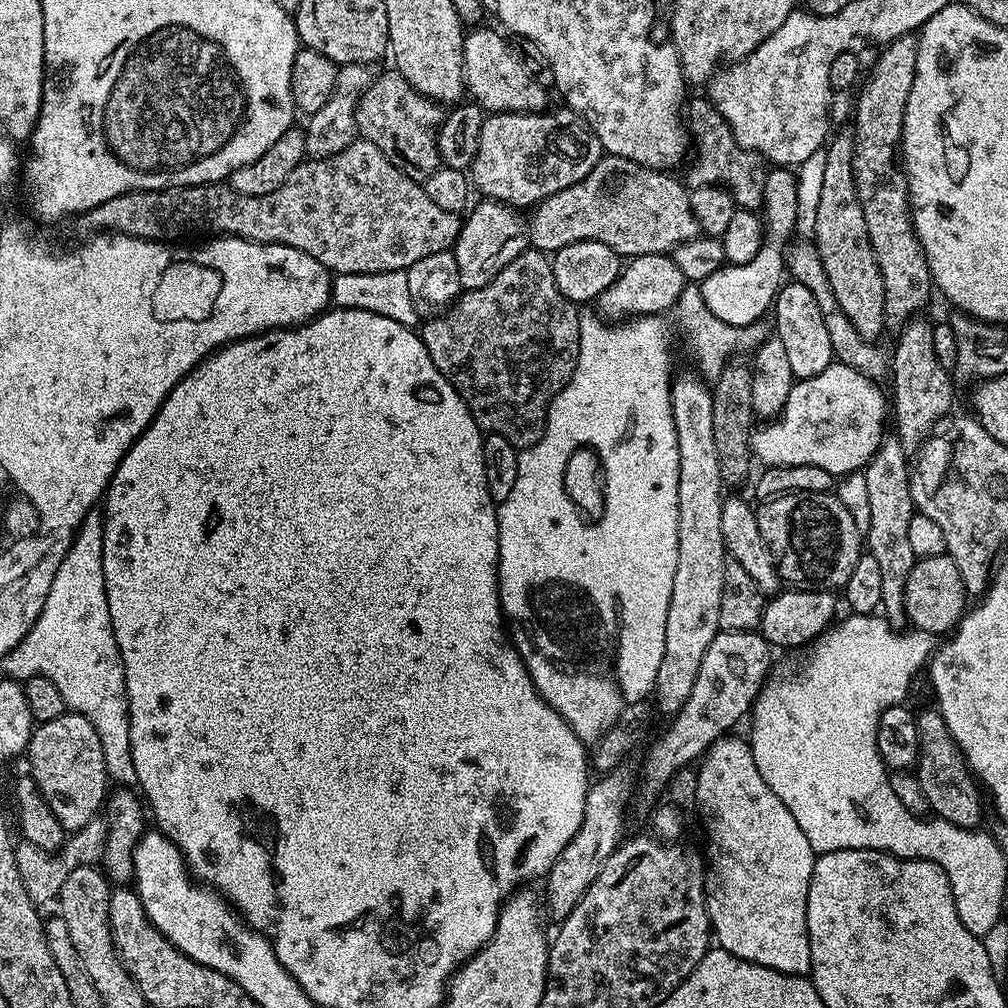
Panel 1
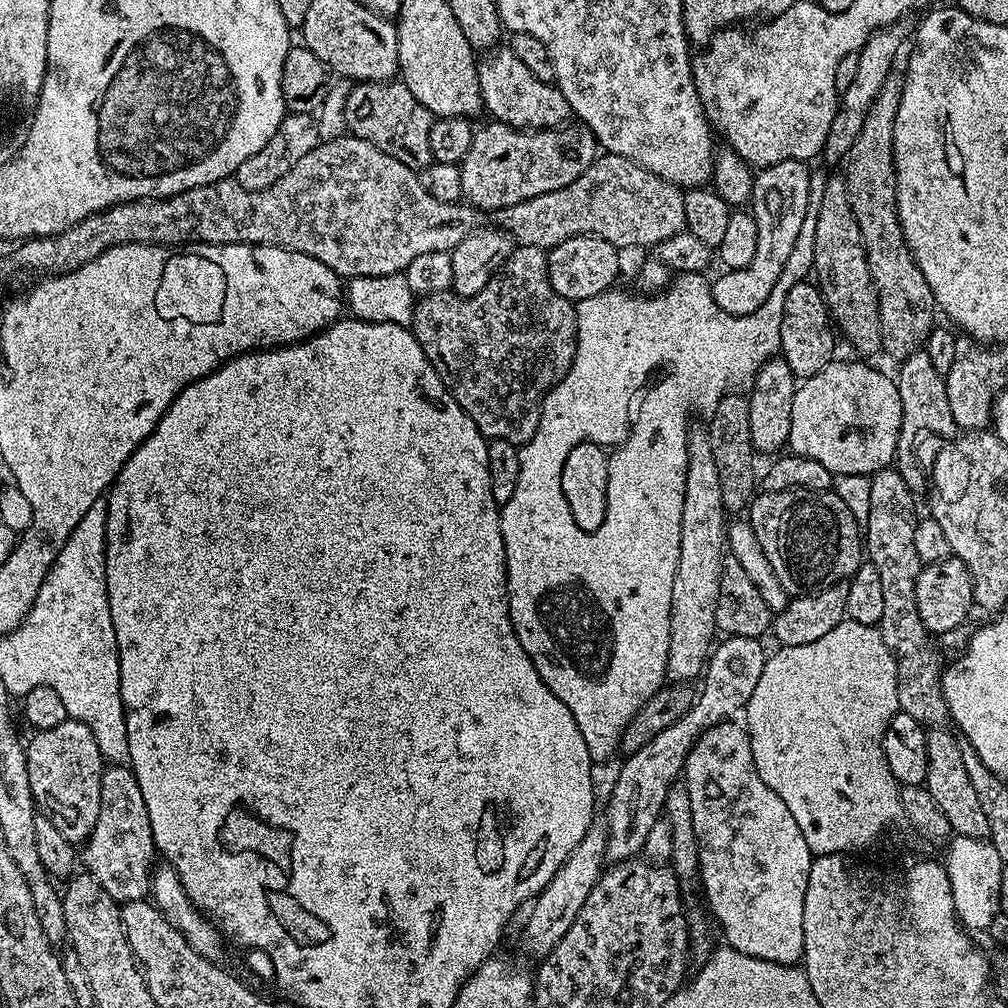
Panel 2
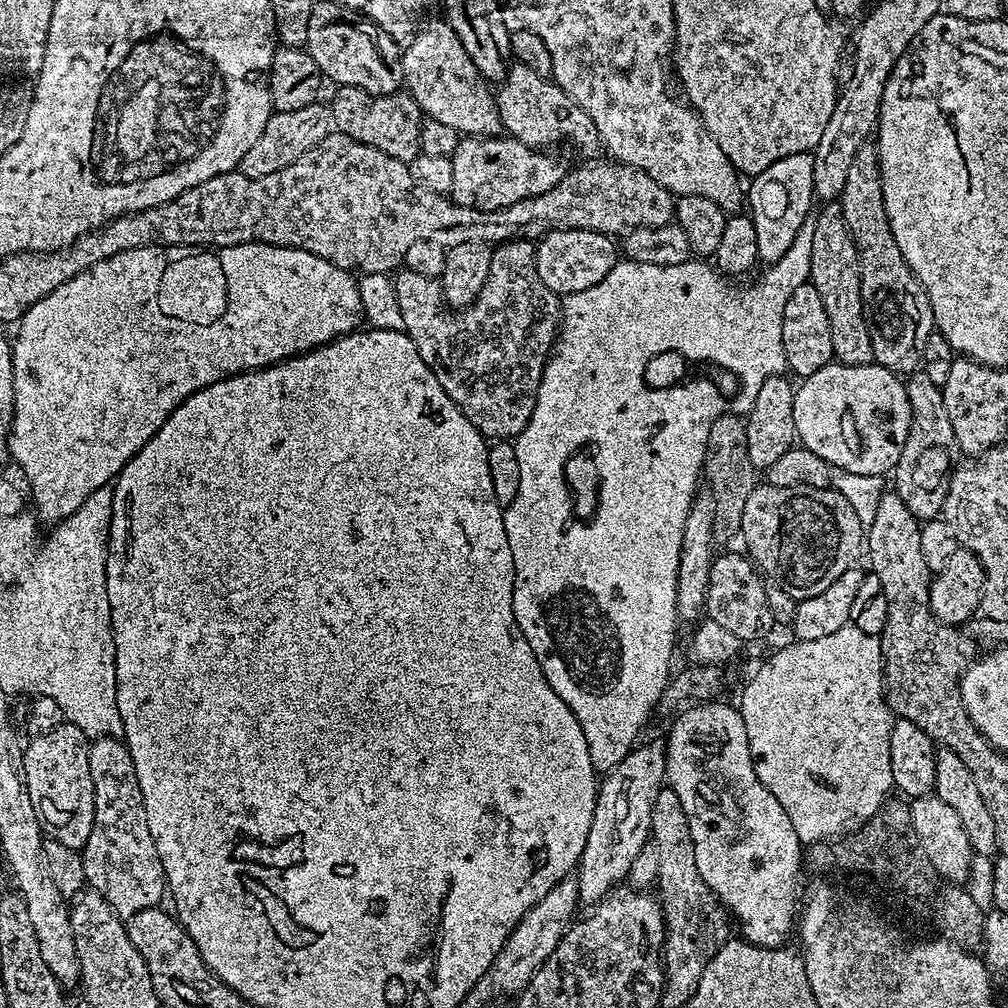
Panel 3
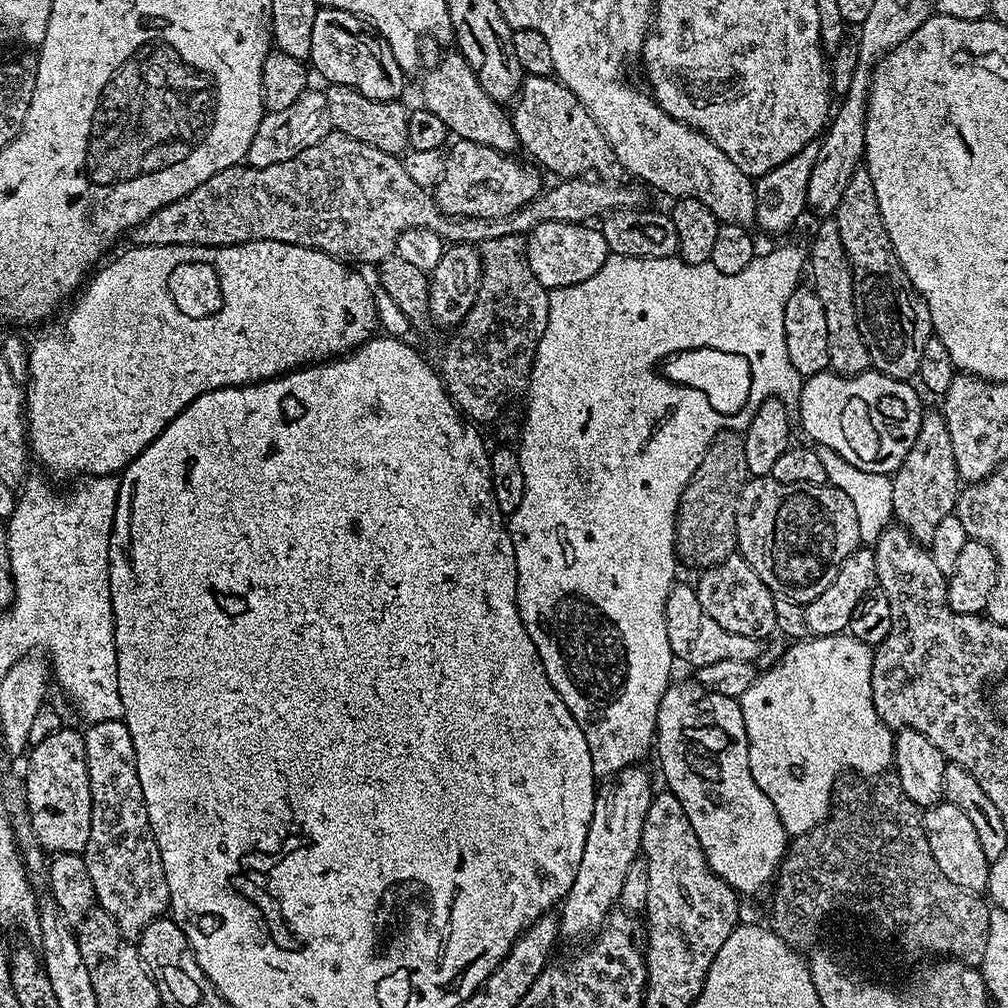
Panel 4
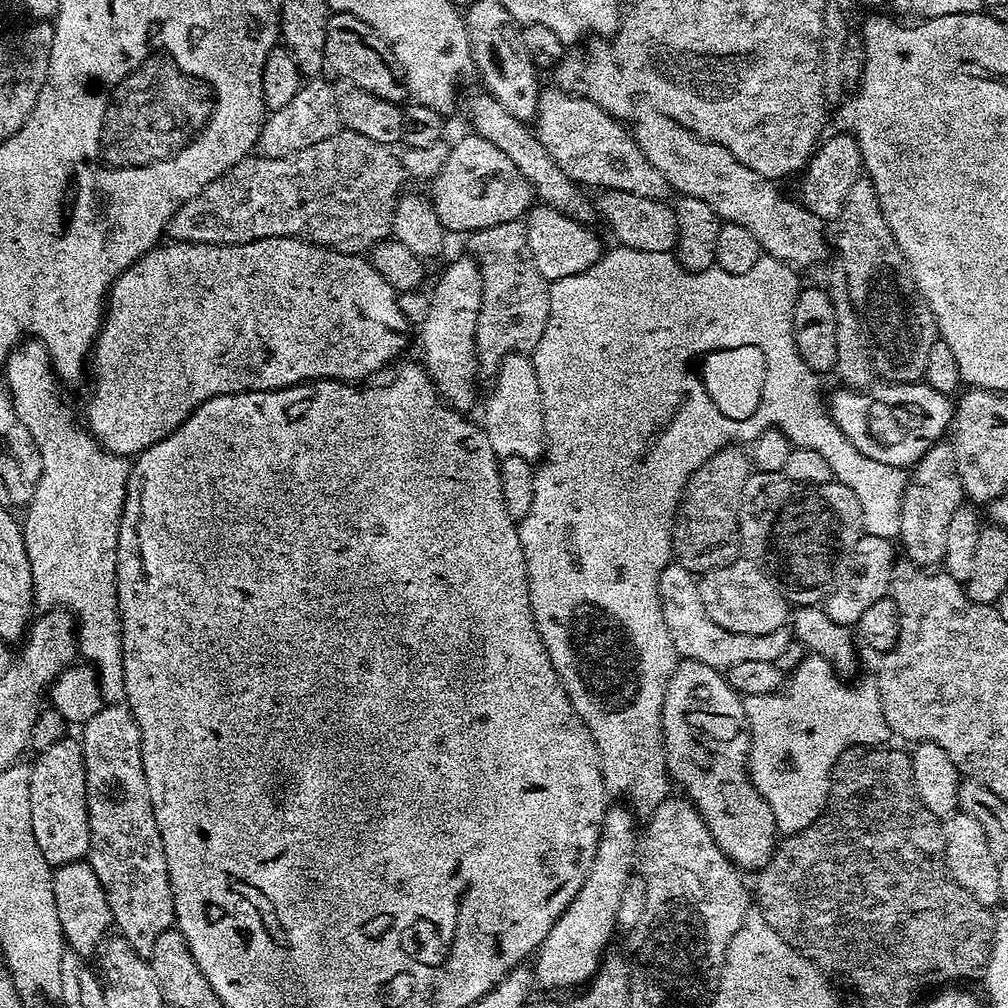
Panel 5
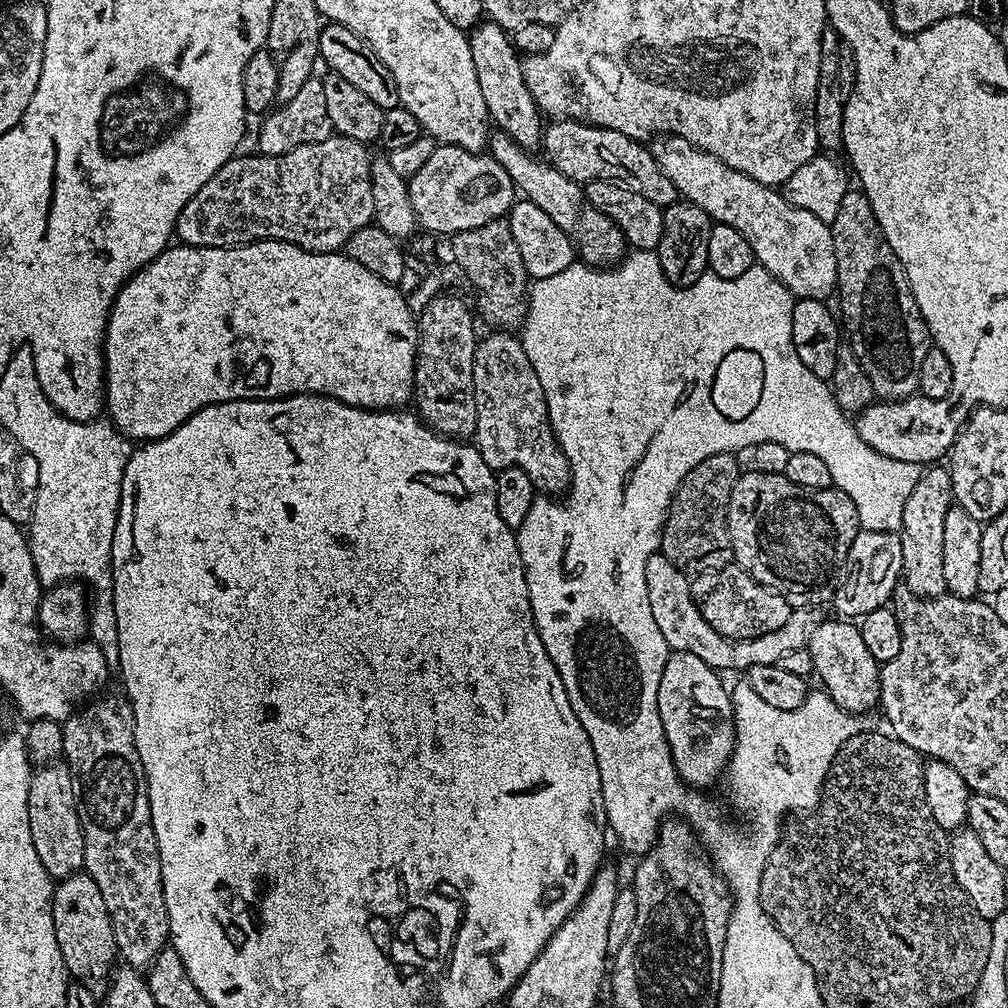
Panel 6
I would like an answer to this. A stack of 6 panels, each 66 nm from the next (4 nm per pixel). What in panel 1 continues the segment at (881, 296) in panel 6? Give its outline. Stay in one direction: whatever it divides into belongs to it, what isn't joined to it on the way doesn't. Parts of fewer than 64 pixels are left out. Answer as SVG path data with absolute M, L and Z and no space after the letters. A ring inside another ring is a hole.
M915 35L899 36L893 40L891 44L883 45L880 57L876 60L876 65L872 68L872 73L863 81L864 89L860 92L860 101L856 104L856 128L854 127L854 186L856 187L856 196L860 200L862 206L862 218L866 218L866 230L870 234L870 246L874 246L874 258L878 262L878 270L882 270L882 286L884 287L884 297L886 298L886 306L884 307L884 315L889 325L903 325L905 322L913 319L917 315L916 312L931 296L934 296L934 285L932 275L928 269L928 263L924 257L922 246L916 237L916 231L912 225L912 205L908 202L908 178L905 169L902 167L902 153L900 150L900 139L902 138L902 126L904 125L904 116L906 110L906 98L910 98L910 86L914 86L914 74L916 73L916 41Z

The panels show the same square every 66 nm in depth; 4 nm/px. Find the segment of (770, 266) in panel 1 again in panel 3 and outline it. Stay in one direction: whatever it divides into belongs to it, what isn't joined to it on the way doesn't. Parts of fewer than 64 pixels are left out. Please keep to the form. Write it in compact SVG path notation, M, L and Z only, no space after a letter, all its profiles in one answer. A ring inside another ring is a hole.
M811 152L787 155L753 177L749 184L751 186L748 186L746 192L746 204L750 206L748 214L752 217L757 235L759 261L771 264L782 258L783 254L791 252L796 232L811 215L811 206L815 201L814 158Z

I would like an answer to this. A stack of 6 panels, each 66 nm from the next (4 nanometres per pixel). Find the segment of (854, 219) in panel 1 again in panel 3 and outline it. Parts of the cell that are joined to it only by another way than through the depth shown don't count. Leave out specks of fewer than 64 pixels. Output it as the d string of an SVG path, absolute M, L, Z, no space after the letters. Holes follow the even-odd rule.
M828 202L821 208L824 209L815 213L814 244L810 255L806 257L806 272L826 309L833 357L839 363L850 366L870 364L873 363L872 347L860 289L858 252L846 226L846 218L842 218L839 203Z

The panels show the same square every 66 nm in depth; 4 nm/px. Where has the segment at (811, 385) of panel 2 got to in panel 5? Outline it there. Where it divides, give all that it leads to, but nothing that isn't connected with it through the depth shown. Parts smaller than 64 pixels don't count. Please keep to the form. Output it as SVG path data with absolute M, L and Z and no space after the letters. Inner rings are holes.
M920 382L885 383L873 396L864 390L839 390L832 396L830 415L854 450L886 466L911 469L952 427L954 400Z

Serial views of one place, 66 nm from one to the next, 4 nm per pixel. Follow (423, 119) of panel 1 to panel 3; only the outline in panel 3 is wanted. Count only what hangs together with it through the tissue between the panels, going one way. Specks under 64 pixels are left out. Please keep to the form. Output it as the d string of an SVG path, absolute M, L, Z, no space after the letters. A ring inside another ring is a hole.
M361 88L335 89L330 103L330 120L335 131L346 134L366 146L374 146L374 150L382 150L382 154L390 154L390 158L398 158L409 165L420 155L420 122L422 113L418 102L407 91L401 90L385 96L372 96Z

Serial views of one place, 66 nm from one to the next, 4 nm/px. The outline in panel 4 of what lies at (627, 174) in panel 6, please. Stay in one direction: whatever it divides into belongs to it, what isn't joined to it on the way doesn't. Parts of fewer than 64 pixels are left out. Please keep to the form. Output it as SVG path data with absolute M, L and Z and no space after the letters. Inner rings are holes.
M525 75L514 107L510 115L519 147L525 148L545 173L553 172L556 178L584 178L589 174L608 178L611 172L621 171L622 165L598 122L594 122L586 106L559 80L552 76Z

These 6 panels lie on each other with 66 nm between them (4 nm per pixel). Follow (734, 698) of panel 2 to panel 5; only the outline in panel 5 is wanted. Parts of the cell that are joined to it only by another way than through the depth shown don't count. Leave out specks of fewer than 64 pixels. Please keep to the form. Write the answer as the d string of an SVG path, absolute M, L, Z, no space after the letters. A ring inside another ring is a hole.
M609 807L604 813L604 820L600 823L600 840L596 843L594 858L590 862L590 870L578 890L574 894L574 902L566 906L566 910L550 926L550 934L541 942L539 948L534 953L534 980L537 985L544 988L576 988L585 985L596 975L605 955L604 947L608 944L608 939L618 932L616 919L618 918L618 906L620 895L626 887L630 873L634 868L634 857L638 852L638 830L634 828L631 813L625 808Z

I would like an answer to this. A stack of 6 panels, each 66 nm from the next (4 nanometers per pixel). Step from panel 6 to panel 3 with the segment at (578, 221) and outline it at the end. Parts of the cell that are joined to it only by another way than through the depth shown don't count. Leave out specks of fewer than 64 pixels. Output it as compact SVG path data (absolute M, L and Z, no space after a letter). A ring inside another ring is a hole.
M447 19L423 21L414 35L407 41L402 52L404 61L403 87L408 95L418 102L421 113L427 119L443 122L445 126L454 126L461 137L498 136L504 132L504 124L498 114L496 92L489 81L470 62L466 46L458 42L458 34L448 25Z

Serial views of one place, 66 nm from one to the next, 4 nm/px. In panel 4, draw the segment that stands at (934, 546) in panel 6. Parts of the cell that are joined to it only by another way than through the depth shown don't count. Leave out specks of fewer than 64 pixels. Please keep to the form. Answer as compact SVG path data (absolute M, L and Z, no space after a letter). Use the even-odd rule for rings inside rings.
M925 411L920 425L920 436L916 440L916 445L912 447L910 454L906 454L902 466L892 476L892 510L895 519L920 545L931 545L934 538L934 530L938 530L938 522L942 522L942 518L955 513L956 497L961 488L962 481L954 462L954 446L950 446L950 434L946 430L943 411Z

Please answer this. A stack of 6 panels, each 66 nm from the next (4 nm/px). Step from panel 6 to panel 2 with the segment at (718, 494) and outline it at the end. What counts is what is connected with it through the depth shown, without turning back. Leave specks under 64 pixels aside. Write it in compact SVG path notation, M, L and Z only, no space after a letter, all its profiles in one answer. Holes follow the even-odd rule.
M729 394L723 396L711 409L712 421L706 425L706 431L710 438L710 450L714 462L718 466L718 474L722 482L722 502L725 509L732 514L740 514L749 507L753 499L752 487L757 487L758 472L752 469L752 456L754 449L750 438L750 410L748 409L747 395Z

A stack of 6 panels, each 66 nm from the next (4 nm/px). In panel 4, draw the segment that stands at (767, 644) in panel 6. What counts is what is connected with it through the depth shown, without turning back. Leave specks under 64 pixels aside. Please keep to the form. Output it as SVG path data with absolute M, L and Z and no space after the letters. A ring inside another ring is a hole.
M673 583L668 591L664 613L666 614L666 638L670 638L670 650L677 661L693 664L693 669L699 669L714 662L727 659L759 661L761 641L753 636L730 634L730 630L722 630L706 610L702 610L702 602L698 602L696 589L691 583Z

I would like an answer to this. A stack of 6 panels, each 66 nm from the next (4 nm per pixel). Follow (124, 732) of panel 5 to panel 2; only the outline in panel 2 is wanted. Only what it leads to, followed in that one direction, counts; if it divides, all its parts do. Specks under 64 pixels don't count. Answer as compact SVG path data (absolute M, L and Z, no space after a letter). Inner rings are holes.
M113 764L105 767L100 776L100 809L98 810L98 822L94 830L88 835L88 839L82 848L82 864L98 882L102 882L102 890L110 894L117 902L130 900L143 900L149 895L152 887L152 873L154 863L152 856L157 855L156 843L150 830L150 814L146 806L146 798L142 798L142 790L138 786L138 778L132 772L131 767L123 764Z

